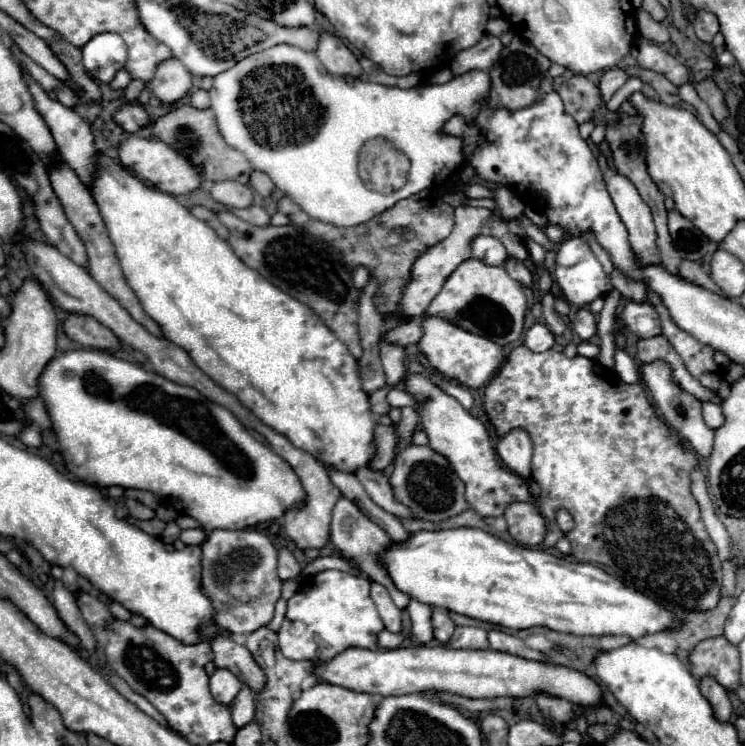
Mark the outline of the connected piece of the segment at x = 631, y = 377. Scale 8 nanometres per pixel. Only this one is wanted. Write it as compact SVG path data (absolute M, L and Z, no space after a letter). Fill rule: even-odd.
M617 350L615 352L615 372L619 374L619 378L627 384L635 384L641 380L639 374L639 366L637 362L625 352L625 350Z

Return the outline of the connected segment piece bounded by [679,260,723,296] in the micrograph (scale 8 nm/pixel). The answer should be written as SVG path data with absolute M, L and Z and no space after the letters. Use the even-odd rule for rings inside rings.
M683 260L679 274L681 274L681 278L685 278L685 280L691 282L691 284L699 284L701 288L707 288L709 292L715 292L715 294L721 294L721 296L723 296L723 292L719 292L719 288L715 288L715 282L713 282L711 276L701 268L699 262Z

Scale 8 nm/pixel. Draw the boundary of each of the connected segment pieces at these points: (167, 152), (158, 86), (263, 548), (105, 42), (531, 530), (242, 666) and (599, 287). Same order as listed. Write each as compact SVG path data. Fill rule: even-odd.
M131 134L123 142L119 142L117 150L119 150L119 162L127 170L131 170L139 180L149 182L151 186L155 186L161 192L179 196L179 194L193 192L201 184L201 176L197 174L197 170L181 154L177 154L173 148L169 148L167 144L163 144L159 140L145 140L145 138Z
M167 58L157 66L157 72L147 88L161 102L177 102L191 90L191 72L187 72L187 68L177 58Z
M213 530L201 544L201 552L201 592L213 604L213 622L229 634L251 634L267 626L273 618L275 602L281 598L273 540L257 530Z
M119 34L93 36L83 46L83 66L91 78L109 84L127 62L127 46Z
M531 502L509 504L505 510L509 534L517 544L537 546L545 538L545 520Z
M217 634L211 640L213 648L213 662L217 668L227 668L231 670L241 682L245 682L251 690L261 690L265 684L265 674L253 660L251 652L237 644L229 634Z
M573 236L561 244L557 250L557 268L555 280L563 292L563 298L575 306L589 306L595 298L605 296L611 290L611 278L605 274L601 262L595 258L583 236Z

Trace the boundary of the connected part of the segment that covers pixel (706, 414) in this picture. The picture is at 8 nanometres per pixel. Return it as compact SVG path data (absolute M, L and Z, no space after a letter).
M701 402L701 408L703 408L703 418L707 422L709 428L719 428L723 424L723 414L721 414L721 406L715 404L715 402Z

